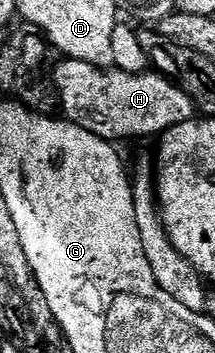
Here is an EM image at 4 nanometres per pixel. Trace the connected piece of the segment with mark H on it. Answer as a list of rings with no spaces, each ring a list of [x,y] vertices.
[[[75,58],[62,60],[58,71],[53,71],[52,82],[61,113],[67,119],[81,119],[80,125],[107,140],[142,138],[145,134],[161,136],[182,122],[195,117],[194,101],[157,72],[129,74],[117,68],[103,68]]]

